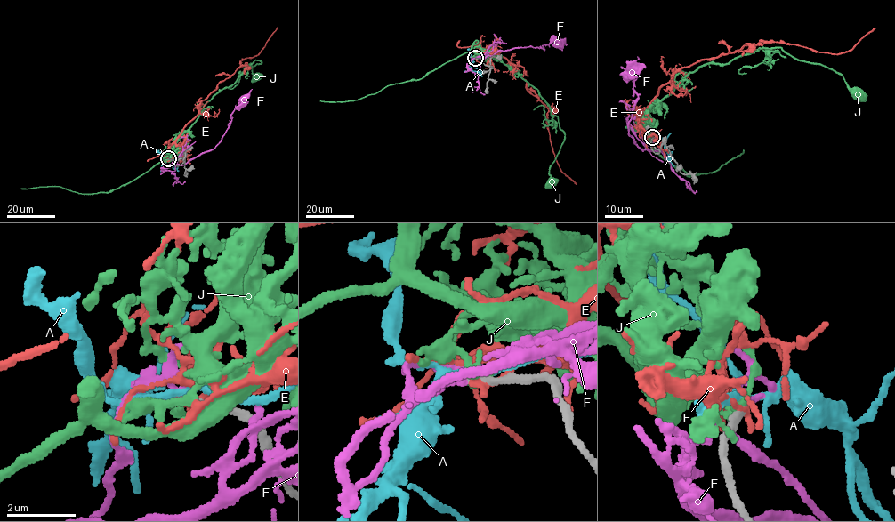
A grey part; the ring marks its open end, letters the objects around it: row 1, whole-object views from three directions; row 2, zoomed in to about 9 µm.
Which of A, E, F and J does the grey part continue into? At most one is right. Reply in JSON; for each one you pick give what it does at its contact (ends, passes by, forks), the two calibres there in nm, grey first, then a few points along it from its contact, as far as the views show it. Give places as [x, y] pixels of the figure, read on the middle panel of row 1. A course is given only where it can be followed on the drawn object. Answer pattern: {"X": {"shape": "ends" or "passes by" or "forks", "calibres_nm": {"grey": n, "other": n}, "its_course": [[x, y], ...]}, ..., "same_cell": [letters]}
{"same_cell": []}

